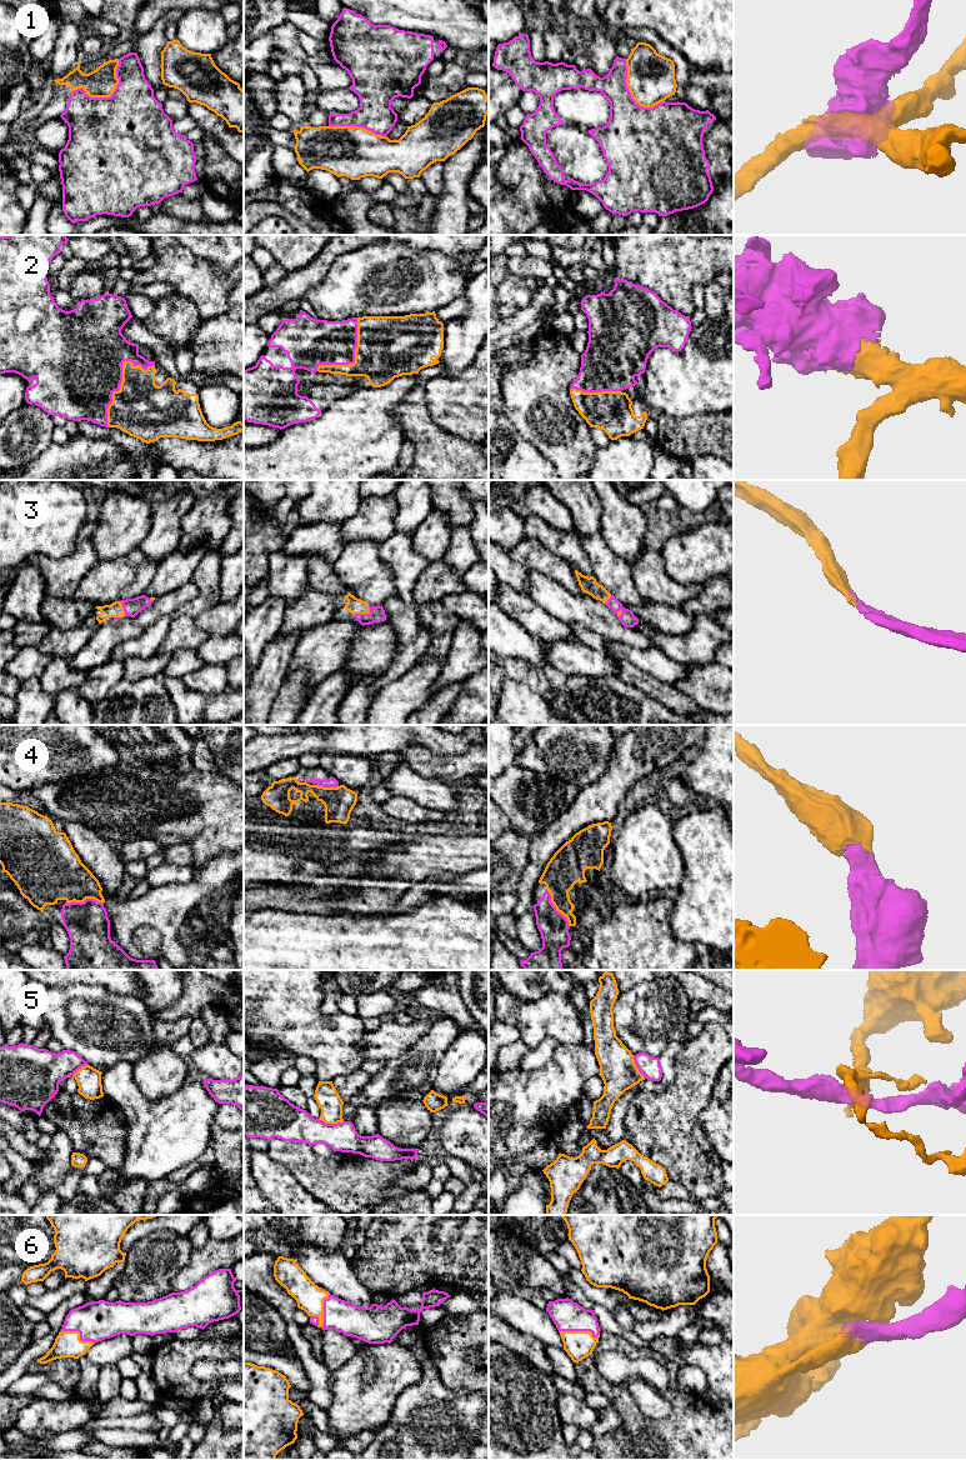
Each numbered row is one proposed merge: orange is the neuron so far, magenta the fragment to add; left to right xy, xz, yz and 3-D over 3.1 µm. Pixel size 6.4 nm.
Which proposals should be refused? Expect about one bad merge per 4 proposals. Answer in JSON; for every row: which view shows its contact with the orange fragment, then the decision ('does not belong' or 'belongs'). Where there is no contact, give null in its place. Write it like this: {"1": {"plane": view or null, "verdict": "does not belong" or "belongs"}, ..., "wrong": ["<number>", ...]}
{"1": {"plane": "xy", "verdict": "does not belong"}, "2": {"plane": "xy", "verdict": "belongs"}, "3": {"plane": "xz", "verdict": "belongs"}, "4": {"plane": "xy", "verdict": "belongs"}, "5": {"plane": "xz", "verdict": "does not belong"}, "6": {"plane": "yz", "verdict": "belongs"}, "wrong": ["1", "5"]}

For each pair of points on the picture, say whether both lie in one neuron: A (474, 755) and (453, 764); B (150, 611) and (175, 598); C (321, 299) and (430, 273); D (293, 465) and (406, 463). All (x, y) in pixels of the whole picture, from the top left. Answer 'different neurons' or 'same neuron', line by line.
A: same neuron
B: same neuron
C: same neuron
D: different neurons

